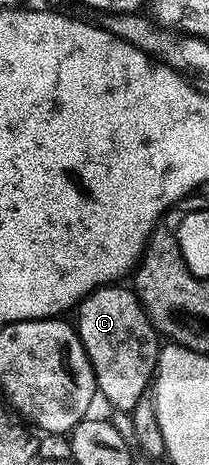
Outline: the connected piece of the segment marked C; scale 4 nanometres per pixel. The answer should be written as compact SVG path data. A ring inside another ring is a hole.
M101 287L80 302L78 334L88 352L99 396L104 396L114 408L131 414L153 384L162 341L137 294L131 288L120 288L124 287Z

